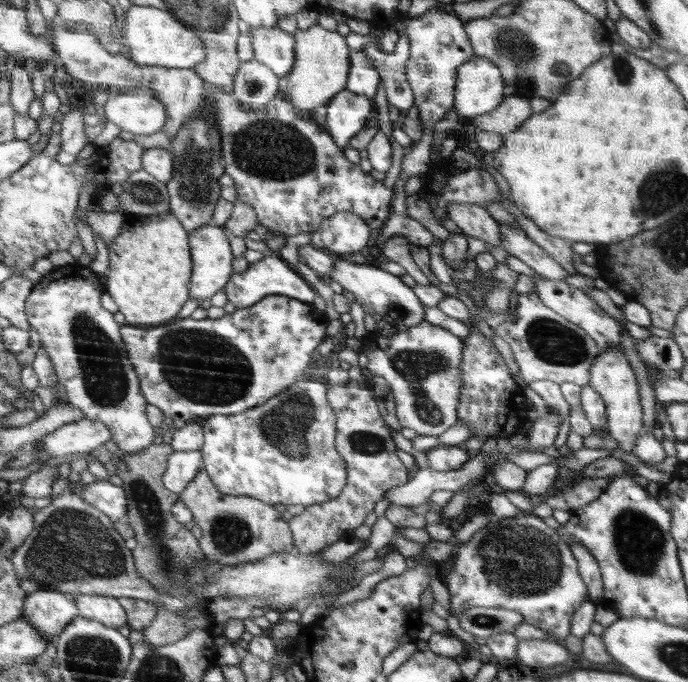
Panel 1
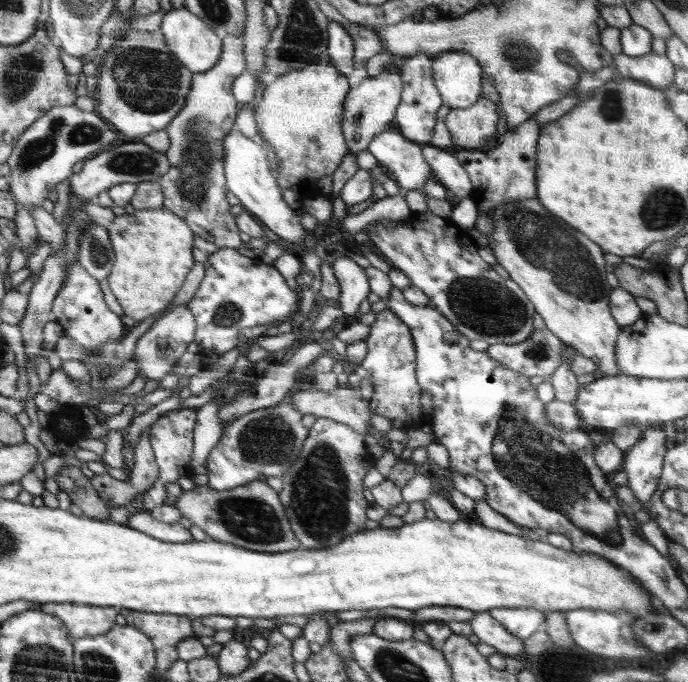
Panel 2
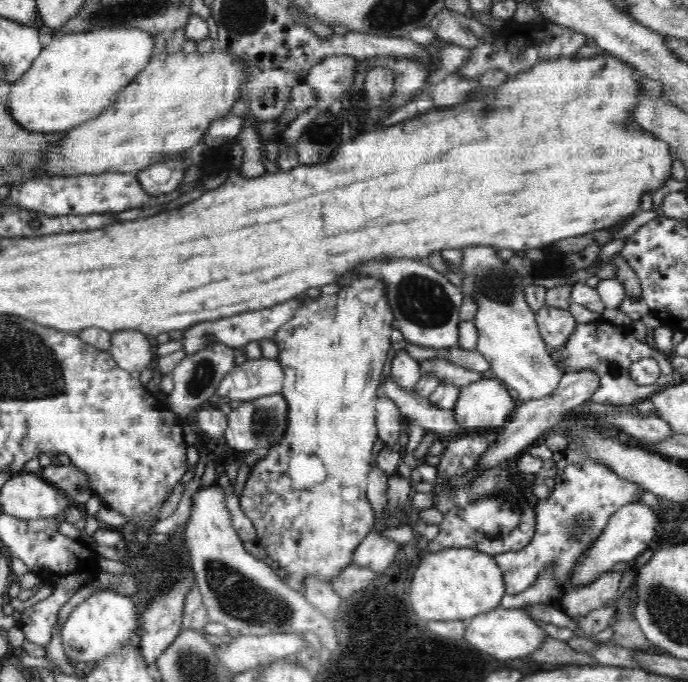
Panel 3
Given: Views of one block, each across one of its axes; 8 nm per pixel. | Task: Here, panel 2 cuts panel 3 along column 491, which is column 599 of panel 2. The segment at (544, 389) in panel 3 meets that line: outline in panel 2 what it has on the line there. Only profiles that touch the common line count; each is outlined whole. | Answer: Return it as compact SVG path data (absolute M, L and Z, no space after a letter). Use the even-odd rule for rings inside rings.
M537 195L520 199L488 209L486 214L492 218L492 231L486 235L488 248L492 250L496 262L508 272L508 276L525 291L525 295L542 318L545 328L554 333L566 345L572 345L576 354L596 361L603 376L618 375L621 368L617 364L617 342L621 327L610 310L610 291L612 284L606 280L606 260L604 250L586 238L582 232L566 224L562 218L546 210Z

